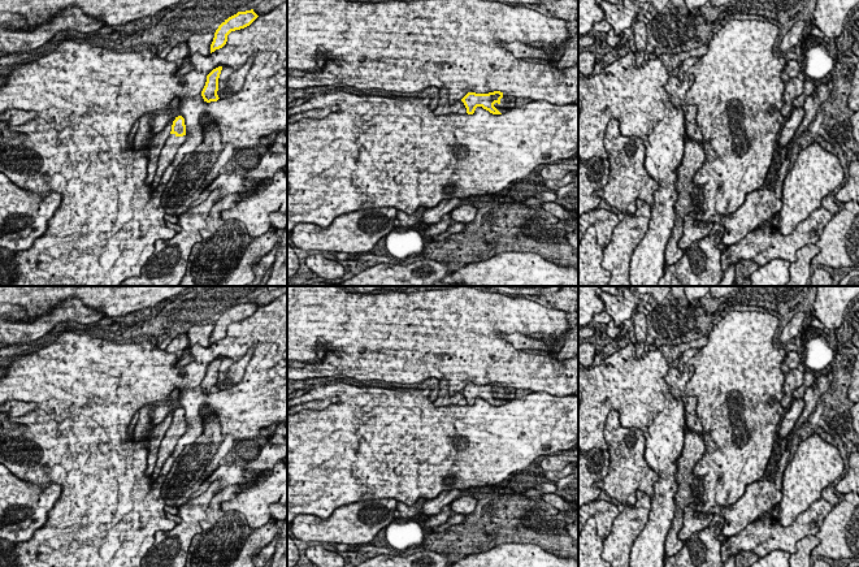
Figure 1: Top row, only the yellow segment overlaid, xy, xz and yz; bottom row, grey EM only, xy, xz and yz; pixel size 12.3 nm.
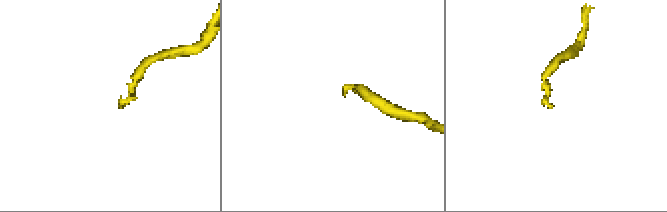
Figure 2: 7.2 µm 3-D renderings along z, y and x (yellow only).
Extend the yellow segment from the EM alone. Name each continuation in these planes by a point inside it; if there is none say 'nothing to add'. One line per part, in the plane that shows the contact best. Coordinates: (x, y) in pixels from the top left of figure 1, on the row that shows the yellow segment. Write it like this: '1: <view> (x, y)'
1: xz (508, 102)

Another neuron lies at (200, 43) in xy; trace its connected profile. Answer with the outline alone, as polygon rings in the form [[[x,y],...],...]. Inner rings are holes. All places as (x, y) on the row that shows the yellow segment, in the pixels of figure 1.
[[[200,33],[191,35],[187,40],[188,55],[200,53],[203,56],[209,56],[213,38],[214,33]]]

